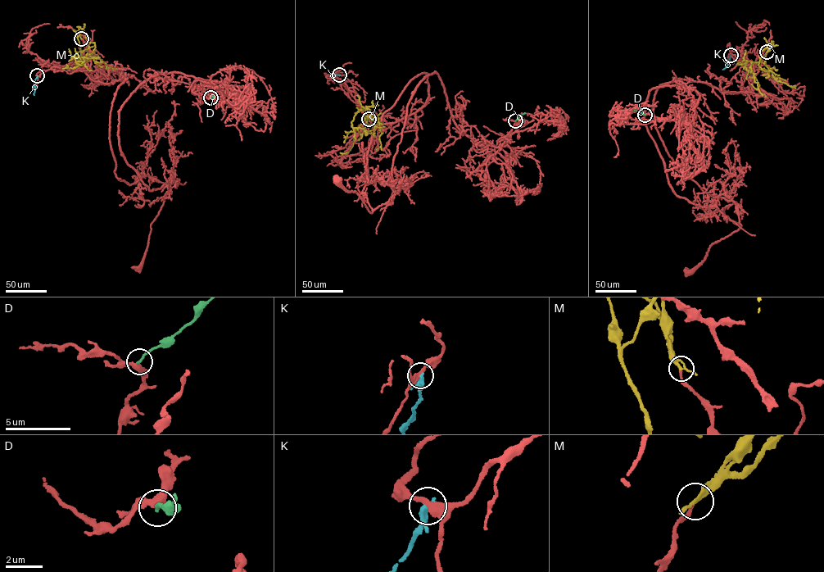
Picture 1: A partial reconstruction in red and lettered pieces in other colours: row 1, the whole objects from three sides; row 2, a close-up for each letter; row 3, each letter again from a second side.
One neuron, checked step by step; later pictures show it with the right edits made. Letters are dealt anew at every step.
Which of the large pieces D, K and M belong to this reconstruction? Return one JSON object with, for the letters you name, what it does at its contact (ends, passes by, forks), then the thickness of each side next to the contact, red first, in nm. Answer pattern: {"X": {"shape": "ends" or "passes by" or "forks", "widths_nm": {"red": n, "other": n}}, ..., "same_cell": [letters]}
{"same_cell": []}

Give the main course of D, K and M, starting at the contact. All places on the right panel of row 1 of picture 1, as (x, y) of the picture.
D: (645, 115), (633, 110)
K: (730, 55), (727, 66), (722, 70)
M: (767, 52), (773, 43), (765, 58), (771, 70), (761, 61), (750, 65), (754, 82), (766, 96)

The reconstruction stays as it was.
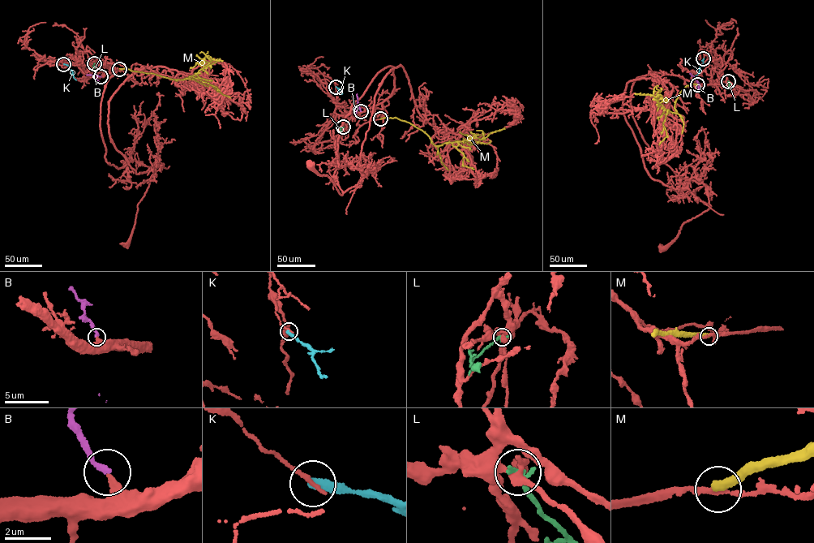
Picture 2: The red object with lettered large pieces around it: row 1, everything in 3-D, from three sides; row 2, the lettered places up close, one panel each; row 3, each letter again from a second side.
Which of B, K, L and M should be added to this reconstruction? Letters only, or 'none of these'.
B

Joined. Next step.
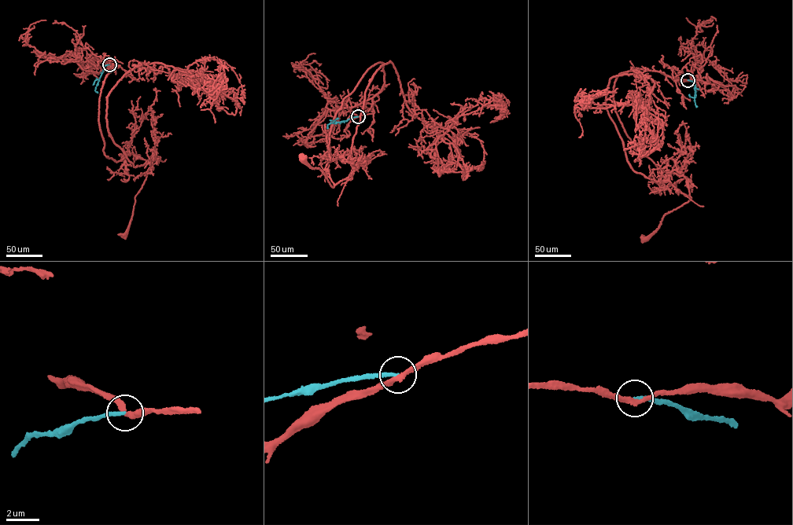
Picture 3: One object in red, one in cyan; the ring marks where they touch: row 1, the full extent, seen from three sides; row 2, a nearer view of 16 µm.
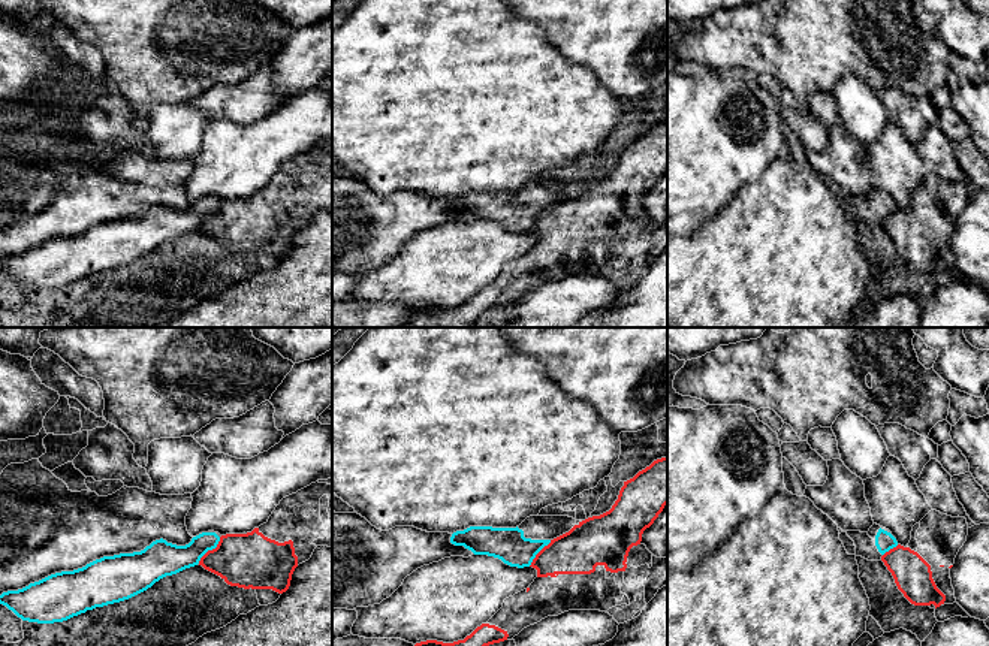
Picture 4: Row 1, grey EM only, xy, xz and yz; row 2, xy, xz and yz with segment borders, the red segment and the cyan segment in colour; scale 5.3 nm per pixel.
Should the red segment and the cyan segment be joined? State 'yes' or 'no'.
no

